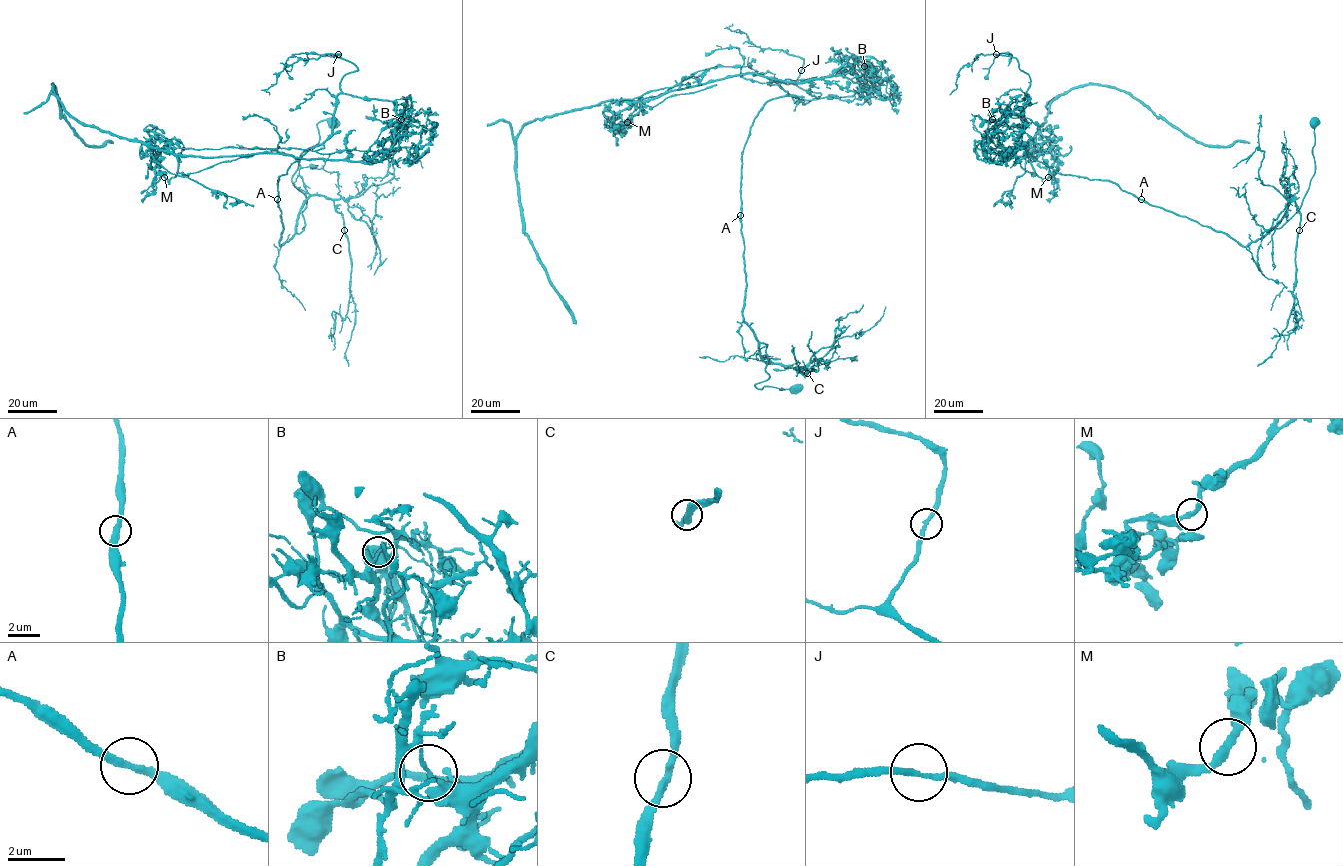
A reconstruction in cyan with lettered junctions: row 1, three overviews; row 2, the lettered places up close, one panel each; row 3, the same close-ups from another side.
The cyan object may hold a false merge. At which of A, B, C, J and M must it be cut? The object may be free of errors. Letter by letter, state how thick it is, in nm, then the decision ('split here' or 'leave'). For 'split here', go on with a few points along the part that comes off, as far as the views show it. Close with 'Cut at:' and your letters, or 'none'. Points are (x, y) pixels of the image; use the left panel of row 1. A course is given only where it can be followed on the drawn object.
A: 280 nm thick; leave
B: 120 nm thick; split here; foreign part runs (402, 119), (395, 101), (339, 93), (332, 132), (277, 181), (281, 246), (311, 195), (342, 215), (348, 366)
C: 280 nm thick; leave
J: 200 nm thick; leave
M: 260 nm thick; leave
Cut at: B

